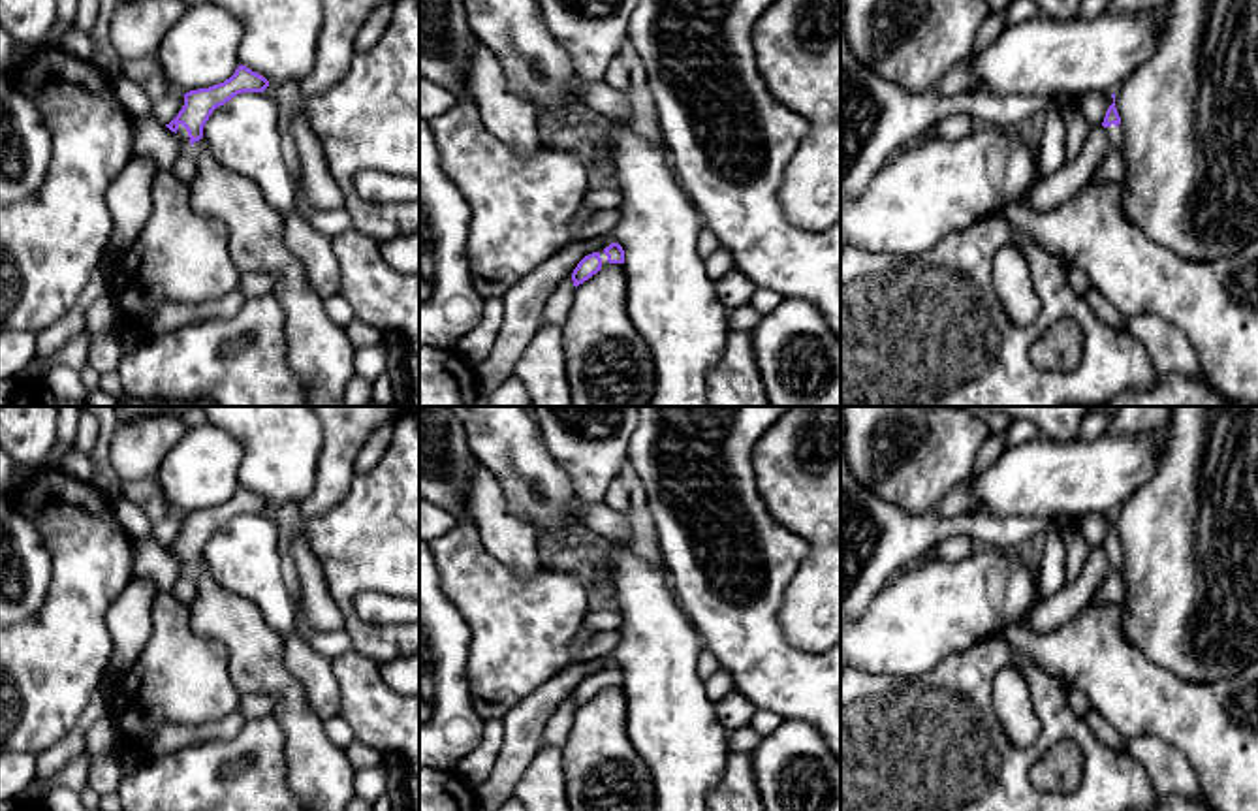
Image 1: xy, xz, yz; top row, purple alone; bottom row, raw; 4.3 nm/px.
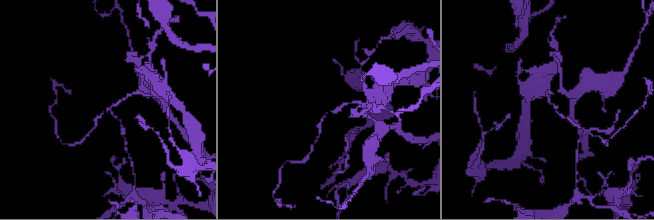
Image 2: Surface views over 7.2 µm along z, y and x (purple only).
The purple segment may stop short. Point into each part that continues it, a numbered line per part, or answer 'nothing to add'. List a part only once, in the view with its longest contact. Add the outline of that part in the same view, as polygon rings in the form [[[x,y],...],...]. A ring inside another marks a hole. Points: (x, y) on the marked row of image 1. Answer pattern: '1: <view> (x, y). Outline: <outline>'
1: xy (185, 168). Outline: [[[179,124],[177,135],[182,141],[186,141],[188,147],[181,151],[181,154],[177,156],[171,171],[179,181],[190,184],[197,175],[196,152],[190,147],[190,137],[188,137],[188,132],[186,132],[186,128],[182,124]]]

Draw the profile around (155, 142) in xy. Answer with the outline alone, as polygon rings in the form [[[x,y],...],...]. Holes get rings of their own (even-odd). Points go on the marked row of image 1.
[[[132,119],[134,126],[134,156],[141,156],[171,171],[177,156],[188,147],[175,132],[156,119]]]

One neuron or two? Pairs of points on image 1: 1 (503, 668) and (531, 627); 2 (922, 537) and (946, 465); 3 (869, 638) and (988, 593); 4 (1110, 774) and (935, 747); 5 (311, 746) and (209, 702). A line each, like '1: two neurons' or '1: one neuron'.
1: one neuron
2: two neurons
3: one neuron
4: one neuron
5: two neurons

